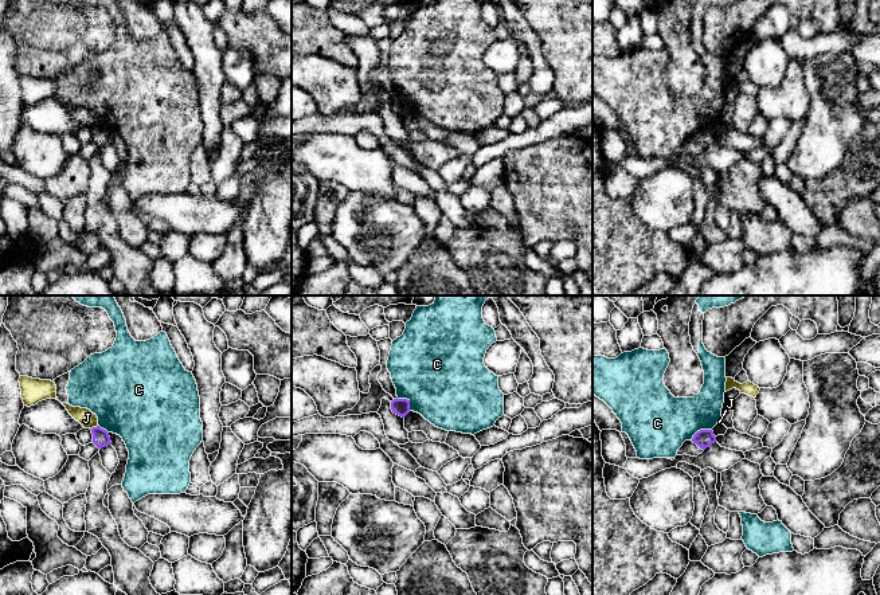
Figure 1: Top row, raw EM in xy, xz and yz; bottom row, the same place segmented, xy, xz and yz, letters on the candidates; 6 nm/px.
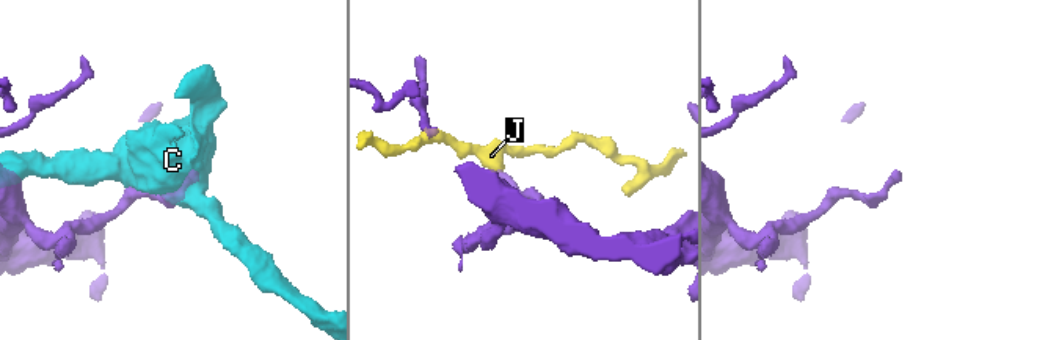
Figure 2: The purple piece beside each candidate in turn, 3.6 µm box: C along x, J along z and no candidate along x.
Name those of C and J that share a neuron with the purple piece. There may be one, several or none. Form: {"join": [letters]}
{"join": []}

